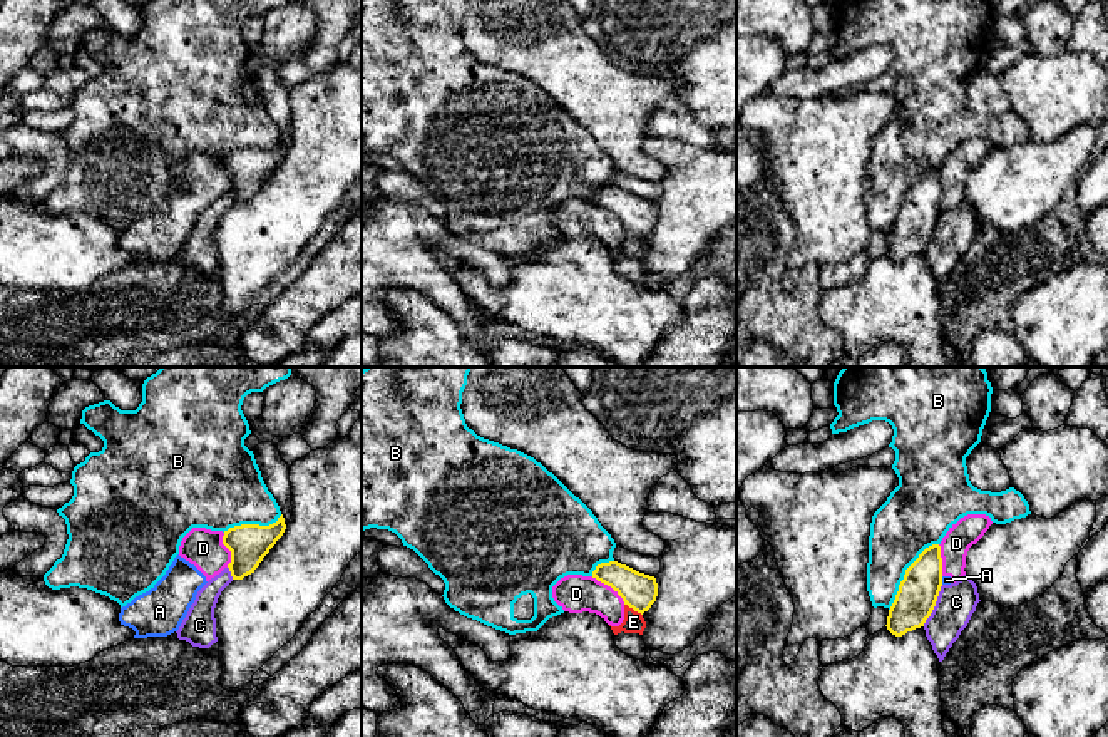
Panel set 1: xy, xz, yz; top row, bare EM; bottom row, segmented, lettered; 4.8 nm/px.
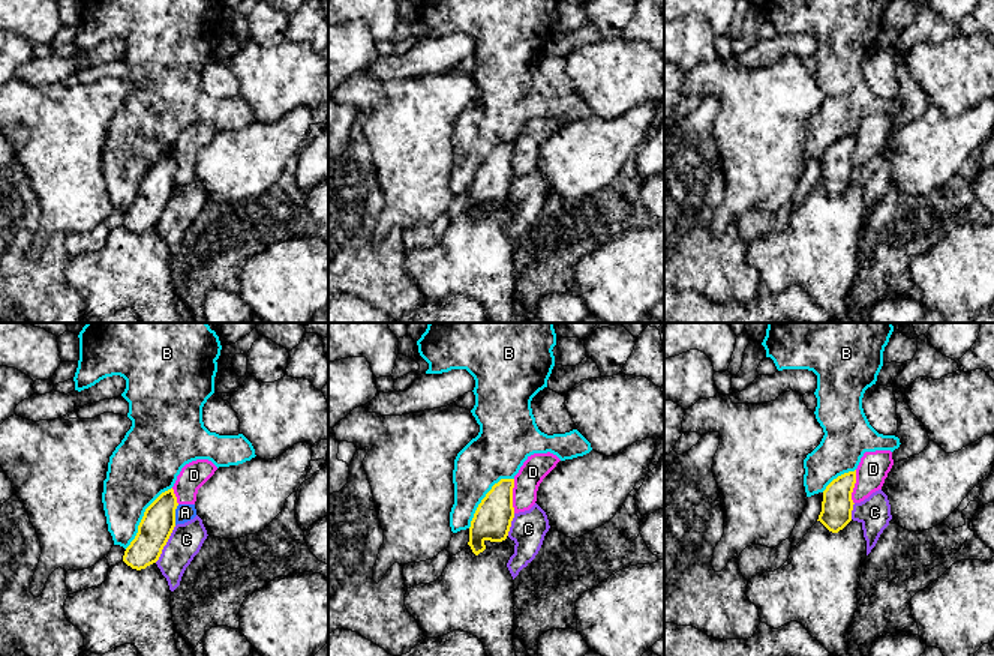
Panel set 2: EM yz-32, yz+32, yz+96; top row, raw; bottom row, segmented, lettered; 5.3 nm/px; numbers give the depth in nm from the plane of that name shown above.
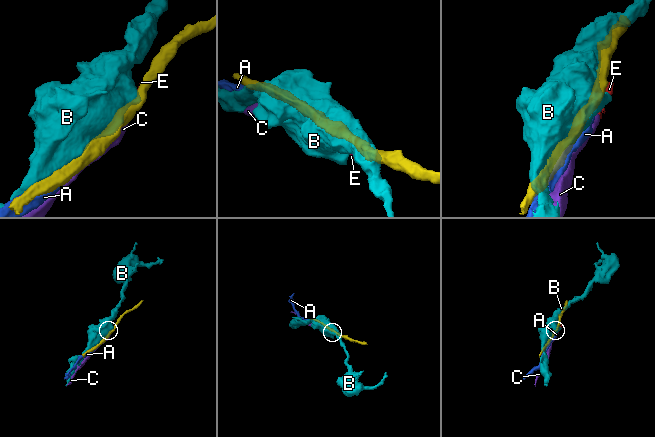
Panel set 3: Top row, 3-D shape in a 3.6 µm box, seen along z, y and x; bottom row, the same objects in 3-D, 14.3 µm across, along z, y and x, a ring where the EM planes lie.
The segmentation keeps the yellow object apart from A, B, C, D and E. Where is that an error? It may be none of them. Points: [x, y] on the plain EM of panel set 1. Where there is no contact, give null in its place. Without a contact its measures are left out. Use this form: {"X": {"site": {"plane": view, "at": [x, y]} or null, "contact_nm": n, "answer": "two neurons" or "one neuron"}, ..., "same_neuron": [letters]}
{"A": {"site": {"plane": "yz", "at": [941, 205]}, "contact_nm": 40, "answer": "two neurons"}, "B": {"site": {"plane": "yz", "at": [906, 198]}, "contact_nm": 400, "answer": "two neurons"}, "C": {"site": {"plane": "yz", "at": [934, 230]}, "contact_nm": 220, "answer": "two neurons"}, "D": {"site": {"plane": "xz", "at": [610, 210]}, "contact_nm": 220, "answer": "two neurons"}, "E": {"site": {"plane": "xz", "at": [633, 233]}, "contact_nm": 110, "answer": "two neurons"}, "same_neuron": []}

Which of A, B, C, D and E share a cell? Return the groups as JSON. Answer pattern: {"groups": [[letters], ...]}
{"groups": [["A", "D"], ["B"], ["C", "E"]]}

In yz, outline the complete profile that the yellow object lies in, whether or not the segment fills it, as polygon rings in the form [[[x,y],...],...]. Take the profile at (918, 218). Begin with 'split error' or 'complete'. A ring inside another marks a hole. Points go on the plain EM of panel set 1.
complete | [[[932,169],[905,194],[889,234],[887,255],[895,261],[902,261],[907,256],[924,251],[936,231],[941,211],[941,171]]]

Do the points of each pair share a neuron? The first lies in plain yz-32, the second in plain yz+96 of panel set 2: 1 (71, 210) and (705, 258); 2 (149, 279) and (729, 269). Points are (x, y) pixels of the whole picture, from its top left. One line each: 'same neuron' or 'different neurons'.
1: different neurons
2: different neurons

